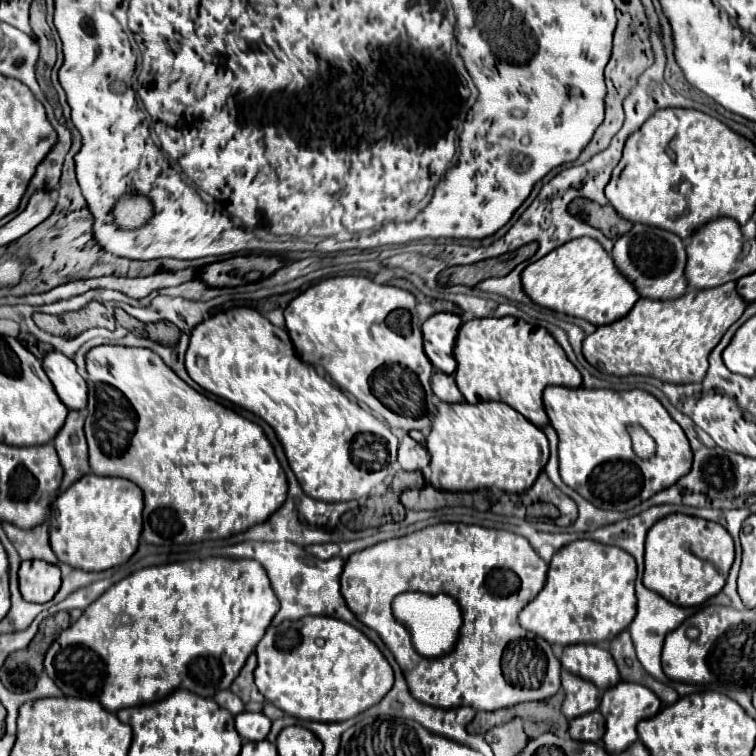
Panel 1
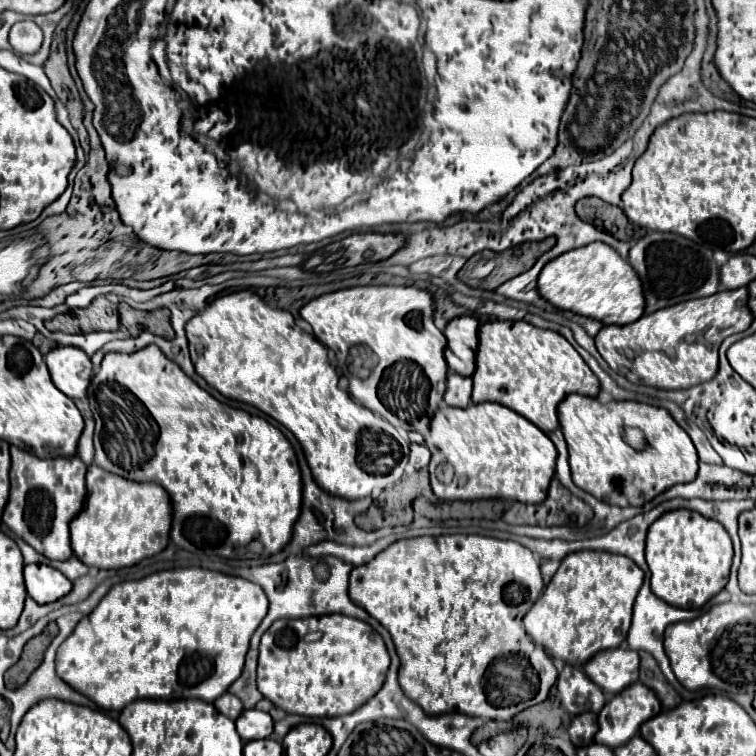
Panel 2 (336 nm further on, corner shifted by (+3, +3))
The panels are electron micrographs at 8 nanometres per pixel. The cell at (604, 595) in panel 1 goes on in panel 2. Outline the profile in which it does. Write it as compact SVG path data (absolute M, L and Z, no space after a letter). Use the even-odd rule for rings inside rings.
M576 551L570 553L562 563L554 579L542 591L540 599L532 605L532 609L524 617L524 625L534 643L542 645L554 659L562 659L568 665L582 667L594 657L598 651L616 649L626 639L630 621L632 621L632 605L642 587L644 571L624 555L610 555L606 551Z

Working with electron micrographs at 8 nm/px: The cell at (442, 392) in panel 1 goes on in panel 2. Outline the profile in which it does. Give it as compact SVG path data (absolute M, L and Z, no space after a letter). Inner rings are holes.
M464 375L448 377L444 401L450 407L468 407L472 403L472 377L464 377Z

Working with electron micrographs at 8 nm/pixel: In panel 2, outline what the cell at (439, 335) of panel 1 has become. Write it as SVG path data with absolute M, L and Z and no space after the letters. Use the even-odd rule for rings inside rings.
M456 317L448 323L444 335L448 339L446 361L450 369L460 375L472 375L476 369L476 349L478 349L478 325L476 317Z

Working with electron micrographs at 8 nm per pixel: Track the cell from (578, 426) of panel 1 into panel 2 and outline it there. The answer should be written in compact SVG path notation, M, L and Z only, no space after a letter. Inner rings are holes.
M574 393L558 405L558 419L568 443L574 483L600 501L618 507L640 507L666 489L696 479L696 447L688 433L672 419L666 409L636 401L600 403L594 397ZM626 427L640 429L648 445L644 449L630 447L622 437Z

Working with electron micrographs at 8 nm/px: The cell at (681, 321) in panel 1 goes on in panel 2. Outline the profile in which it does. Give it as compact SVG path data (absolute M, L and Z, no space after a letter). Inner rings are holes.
M748 289L718 291L704 299L692 299L640 317L630 325L606 325L596 335L600 355L614 369L614 355L622 357L622 367L630 381L638 381L644 371L648 385L658 389L688 389L710 381L718 371L720 343L750 327L754 315L748 309Z

